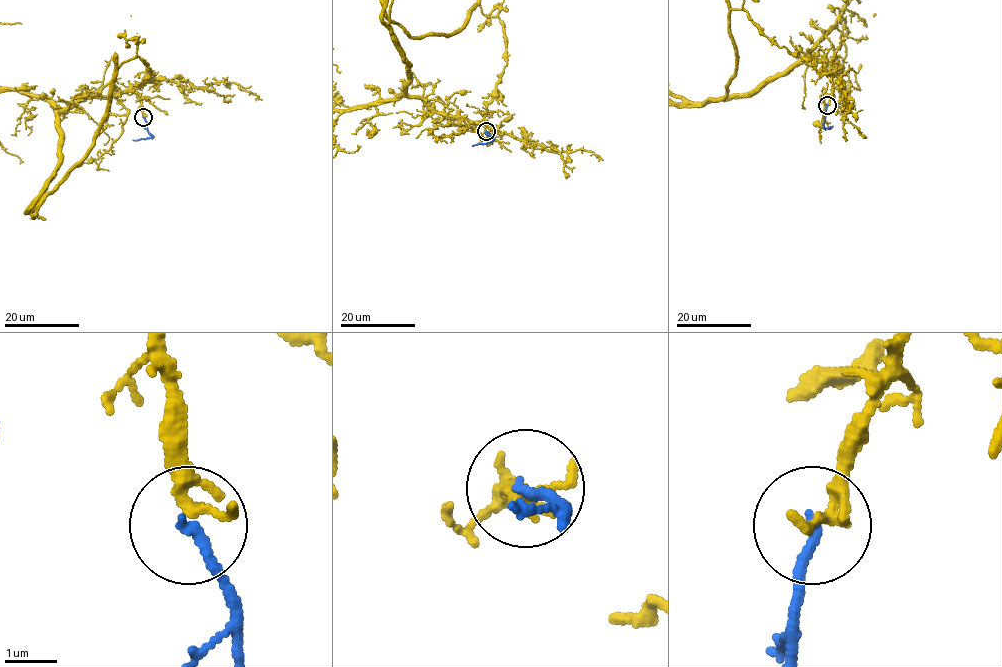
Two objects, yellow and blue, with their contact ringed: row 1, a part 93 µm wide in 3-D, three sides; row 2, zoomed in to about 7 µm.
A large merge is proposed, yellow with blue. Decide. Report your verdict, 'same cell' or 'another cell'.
same cell

